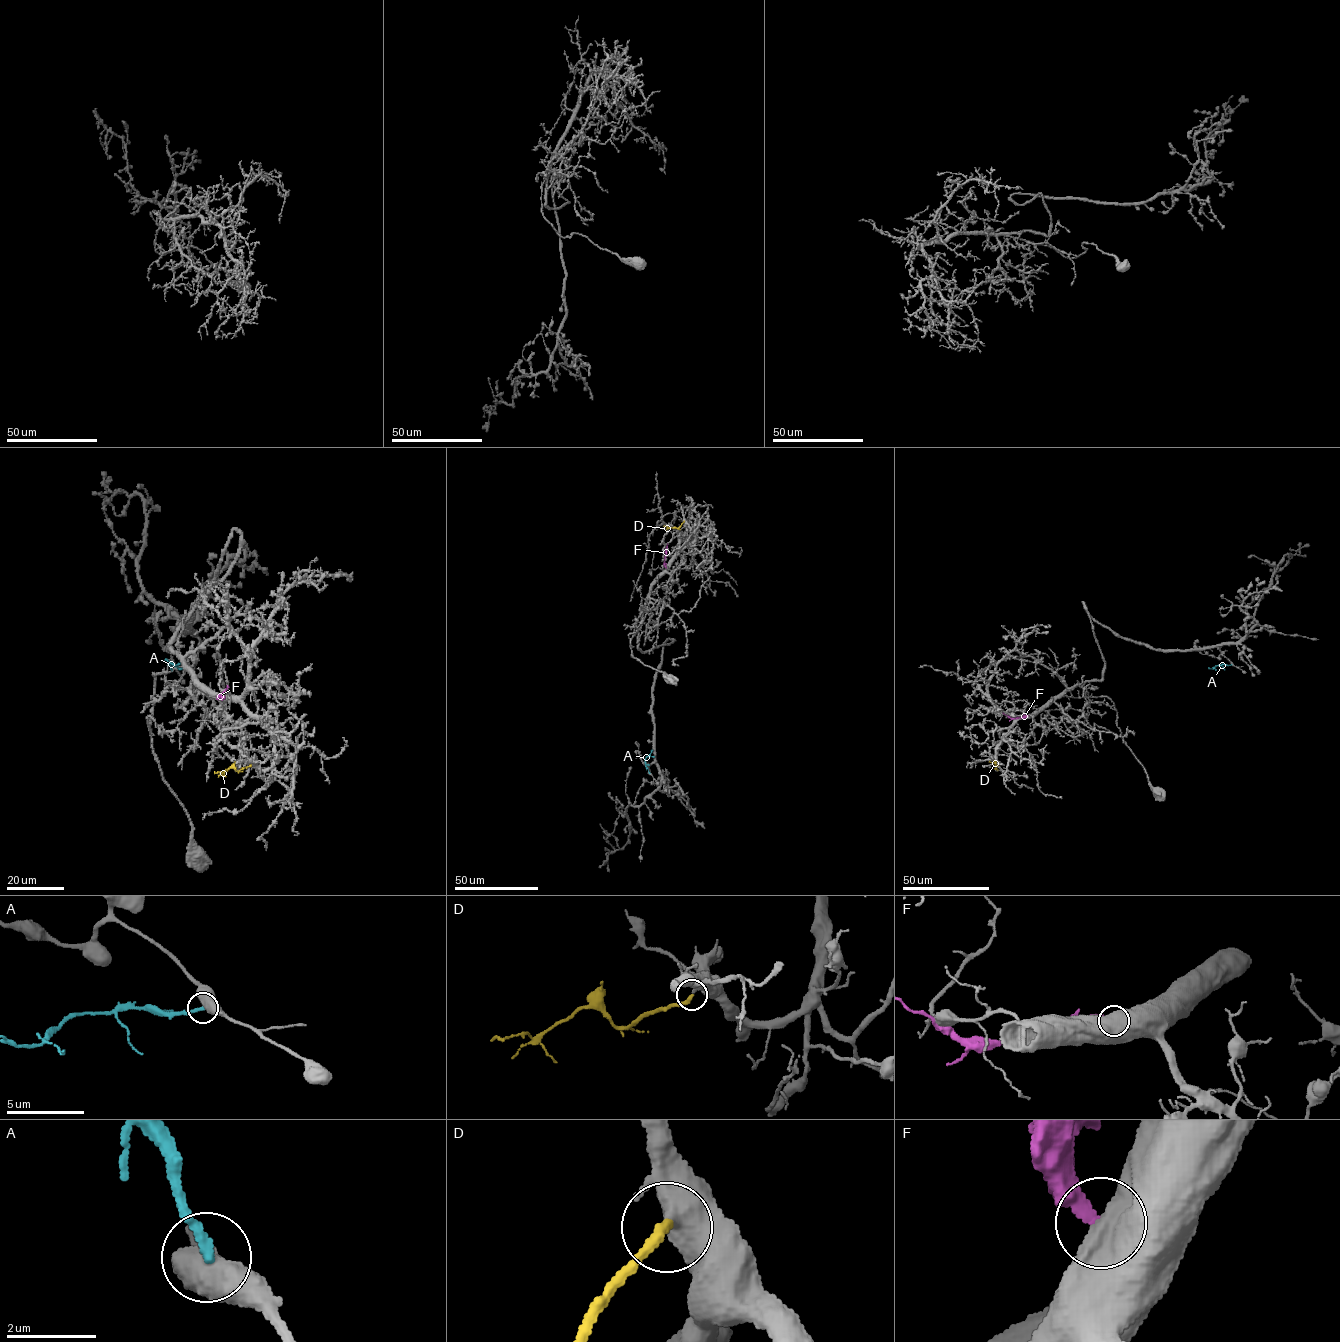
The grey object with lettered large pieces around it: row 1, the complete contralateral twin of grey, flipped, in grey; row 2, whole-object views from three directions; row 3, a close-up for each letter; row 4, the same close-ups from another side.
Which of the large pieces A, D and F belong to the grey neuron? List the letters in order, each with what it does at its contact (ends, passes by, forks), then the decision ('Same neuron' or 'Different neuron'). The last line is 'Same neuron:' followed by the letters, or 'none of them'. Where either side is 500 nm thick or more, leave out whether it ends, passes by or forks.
A: Different neuron
D: Same neuron
F: Different neuron
Same neuron: D

